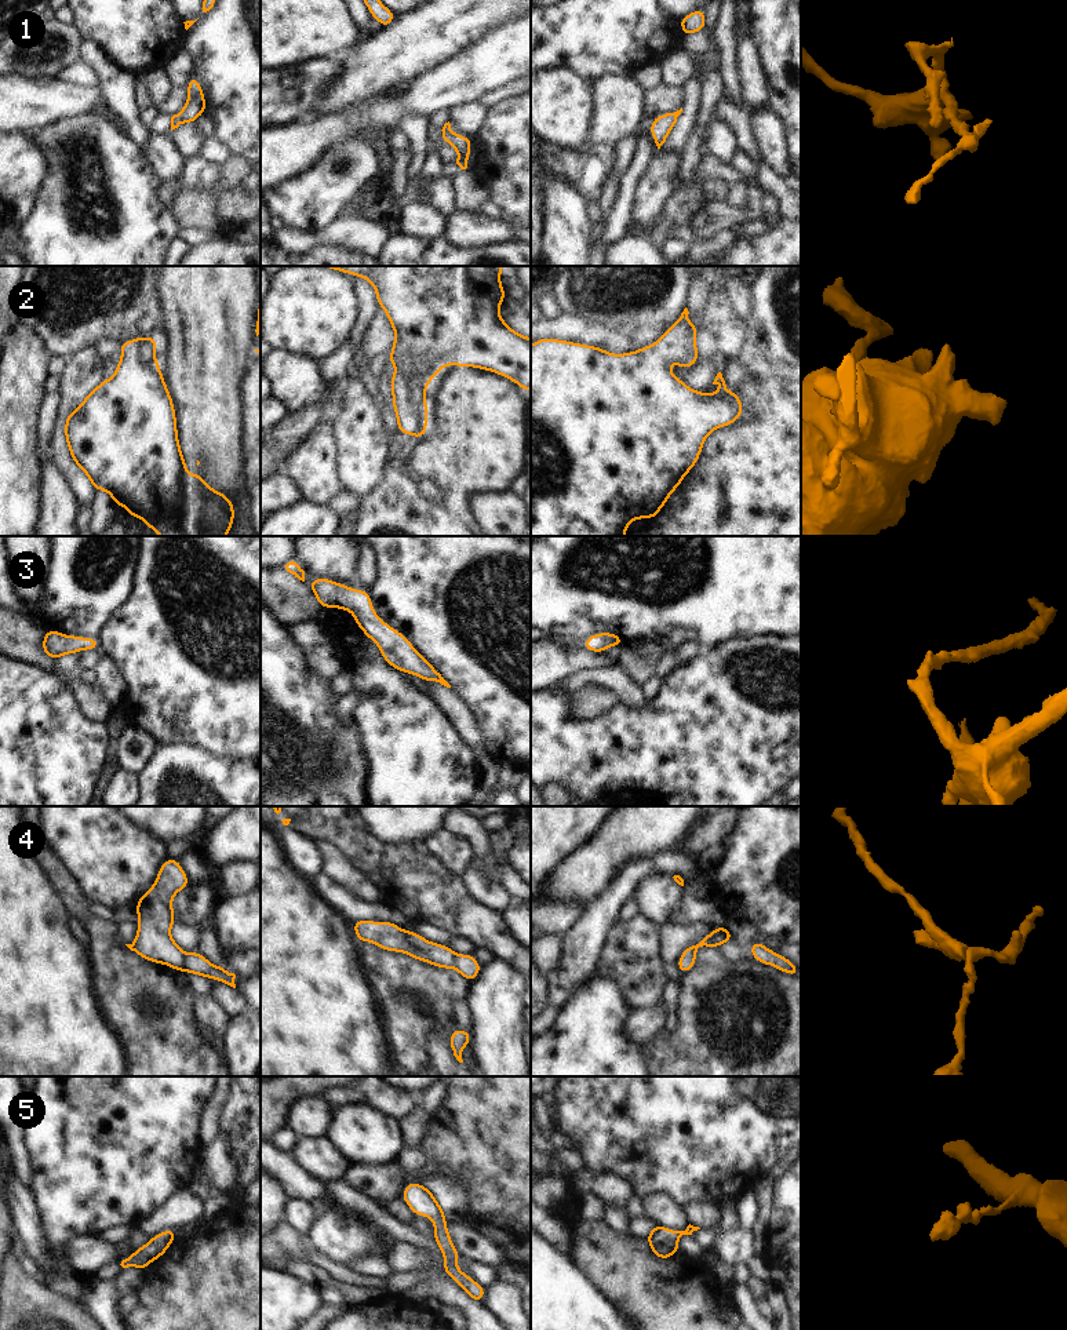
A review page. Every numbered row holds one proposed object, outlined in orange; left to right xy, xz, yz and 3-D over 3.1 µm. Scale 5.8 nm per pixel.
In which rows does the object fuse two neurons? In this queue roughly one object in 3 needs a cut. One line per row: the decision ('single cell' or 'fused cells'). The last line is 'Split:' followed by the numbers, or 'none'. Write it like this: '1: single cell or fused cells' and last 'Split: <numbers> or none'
1: single cell
2: single cell
3: single cell
4: fused cells
5: single cell
Split: 4

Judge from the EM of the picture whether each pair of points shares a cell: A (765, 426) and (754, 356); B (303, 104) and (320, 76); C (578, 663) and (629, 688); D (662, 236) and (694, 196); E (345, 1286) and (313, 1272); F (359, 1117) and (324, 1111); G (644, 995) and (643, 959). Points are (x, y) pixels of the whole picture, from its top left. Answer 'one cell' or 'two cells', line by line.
A: two cells
B: one cell
C: two cells
D: one cell
E: one cell
F: two cells
G: one cell

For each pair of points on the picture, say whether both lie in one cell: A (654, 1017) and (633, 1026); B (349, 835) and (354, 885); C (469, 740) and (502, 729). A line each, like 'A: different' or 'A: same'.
A: same
B: different
C: different

